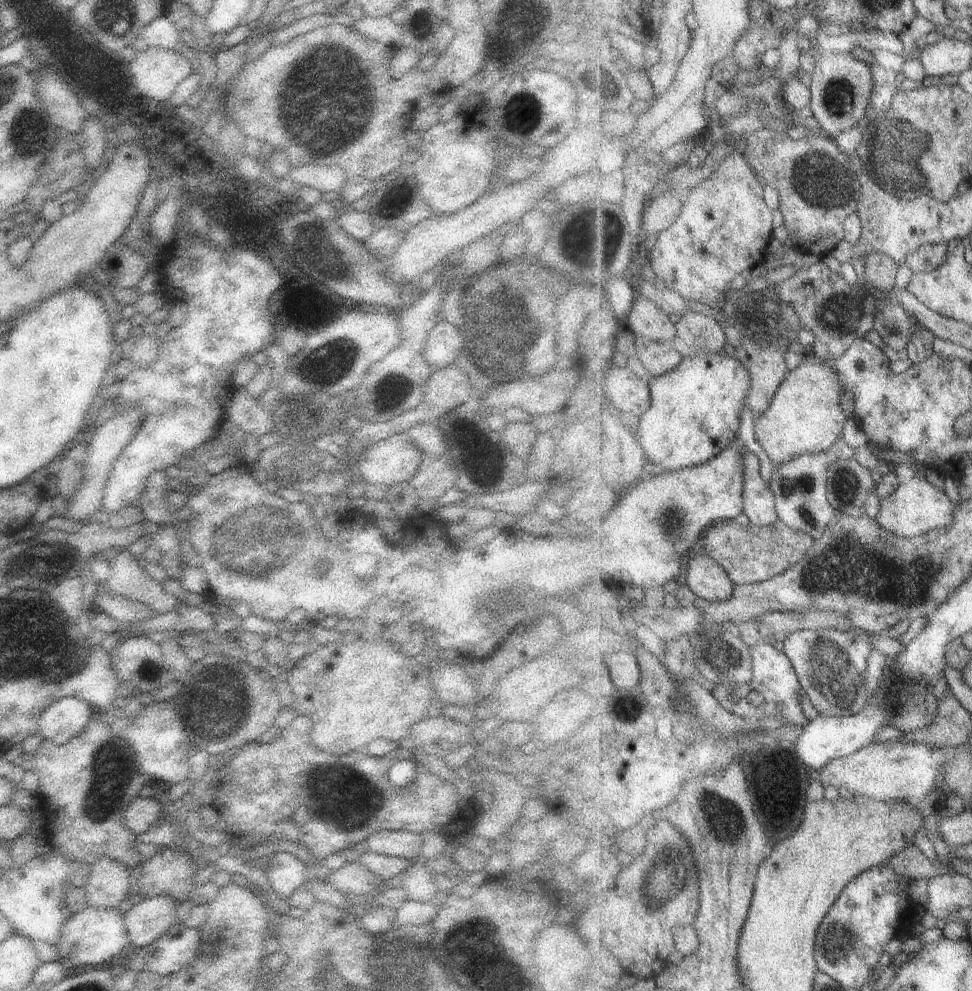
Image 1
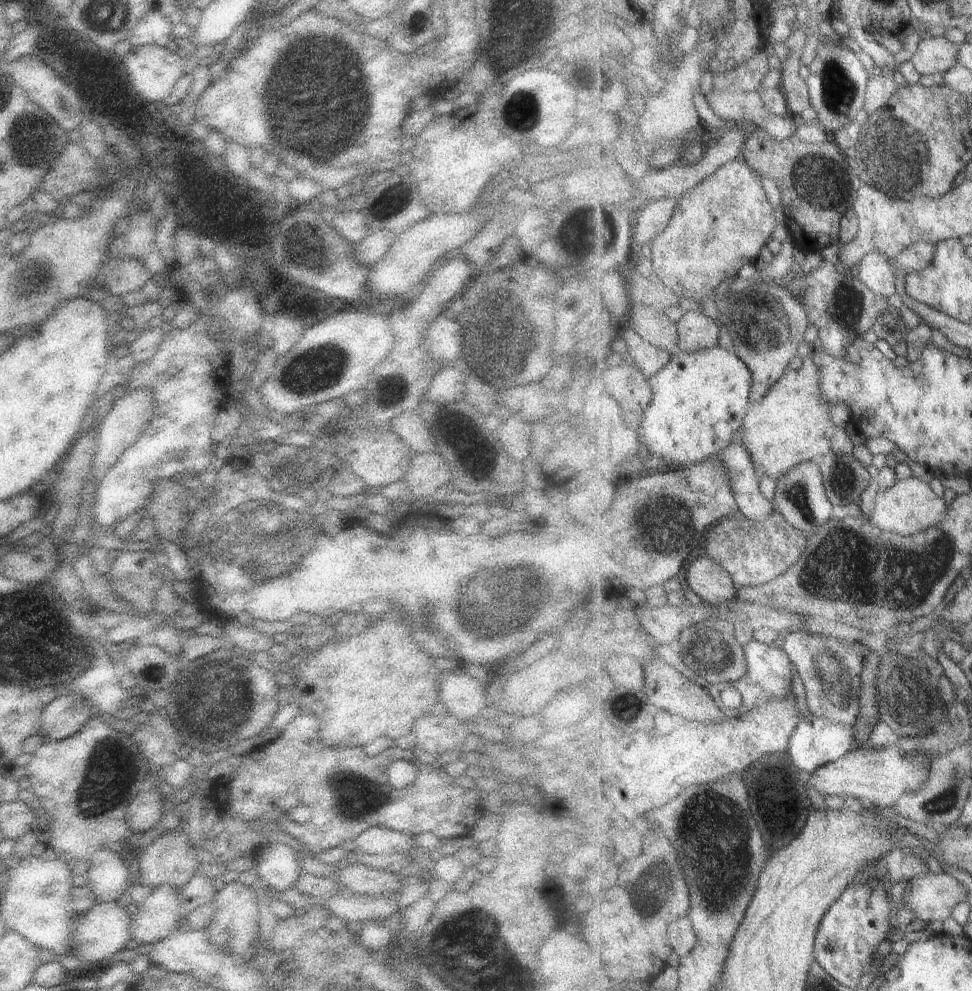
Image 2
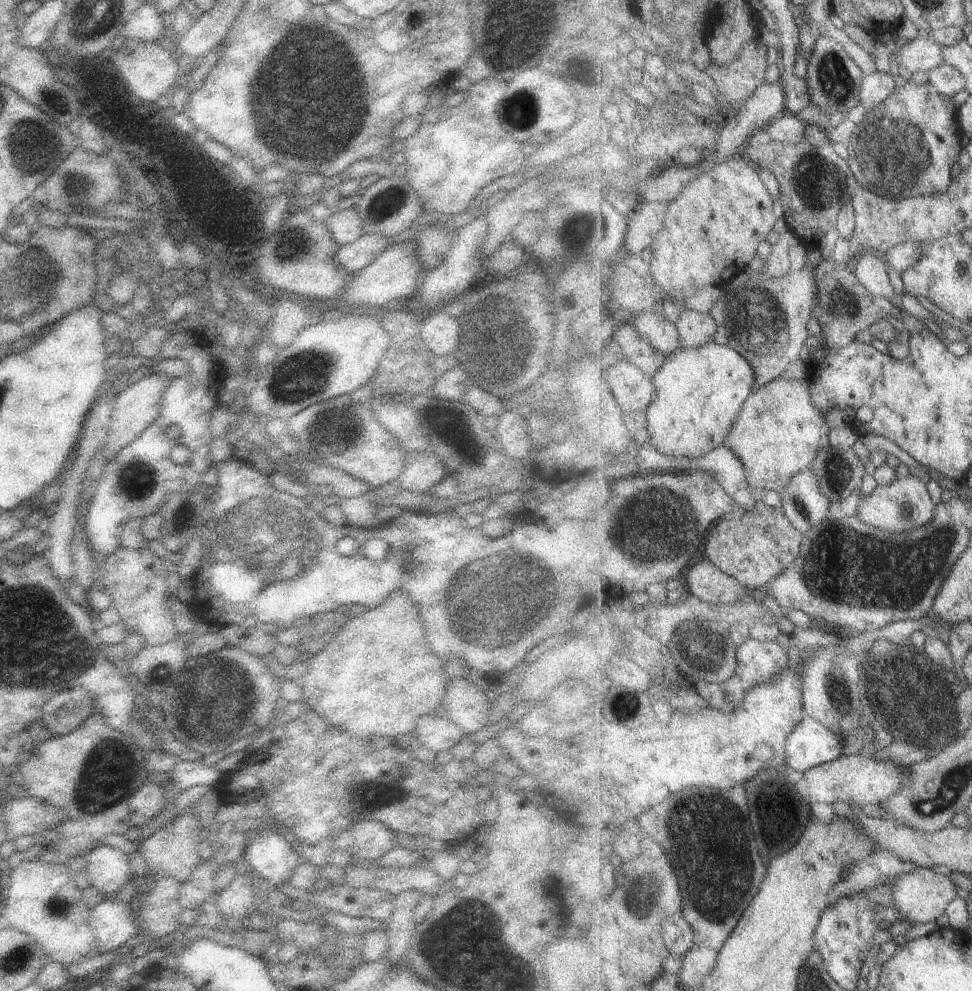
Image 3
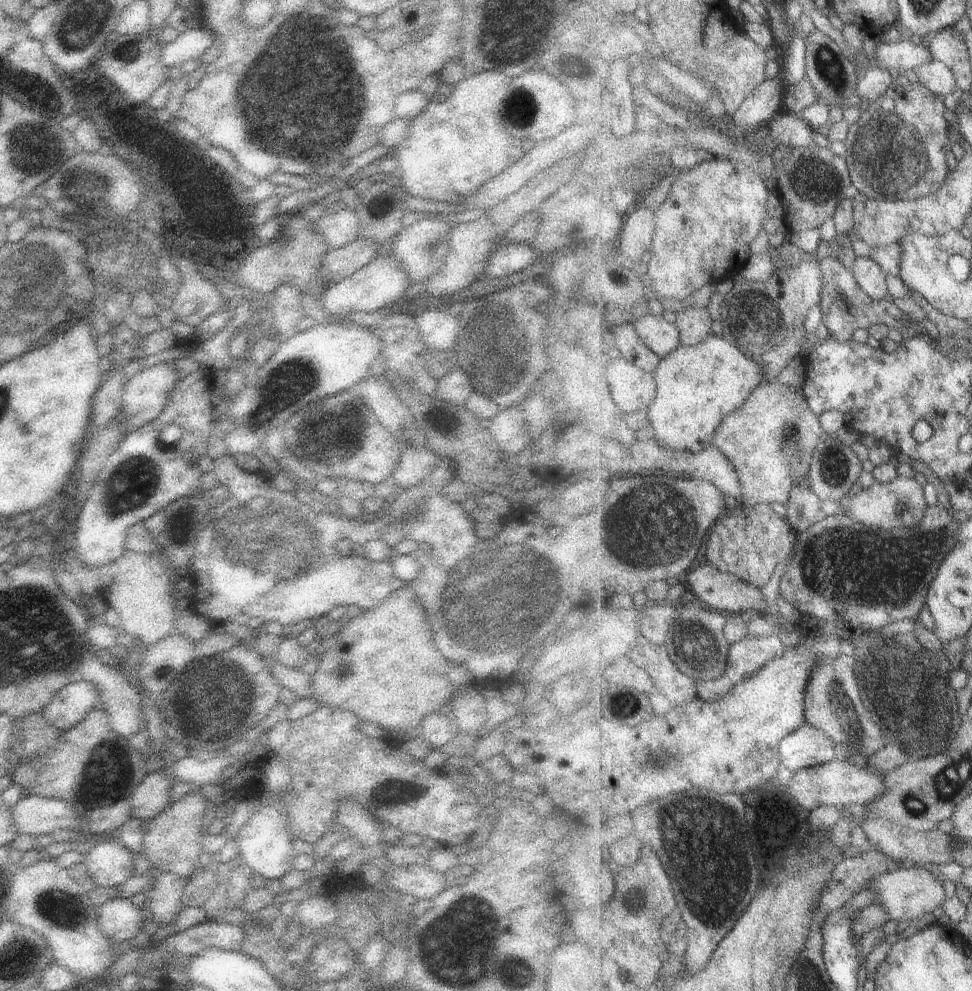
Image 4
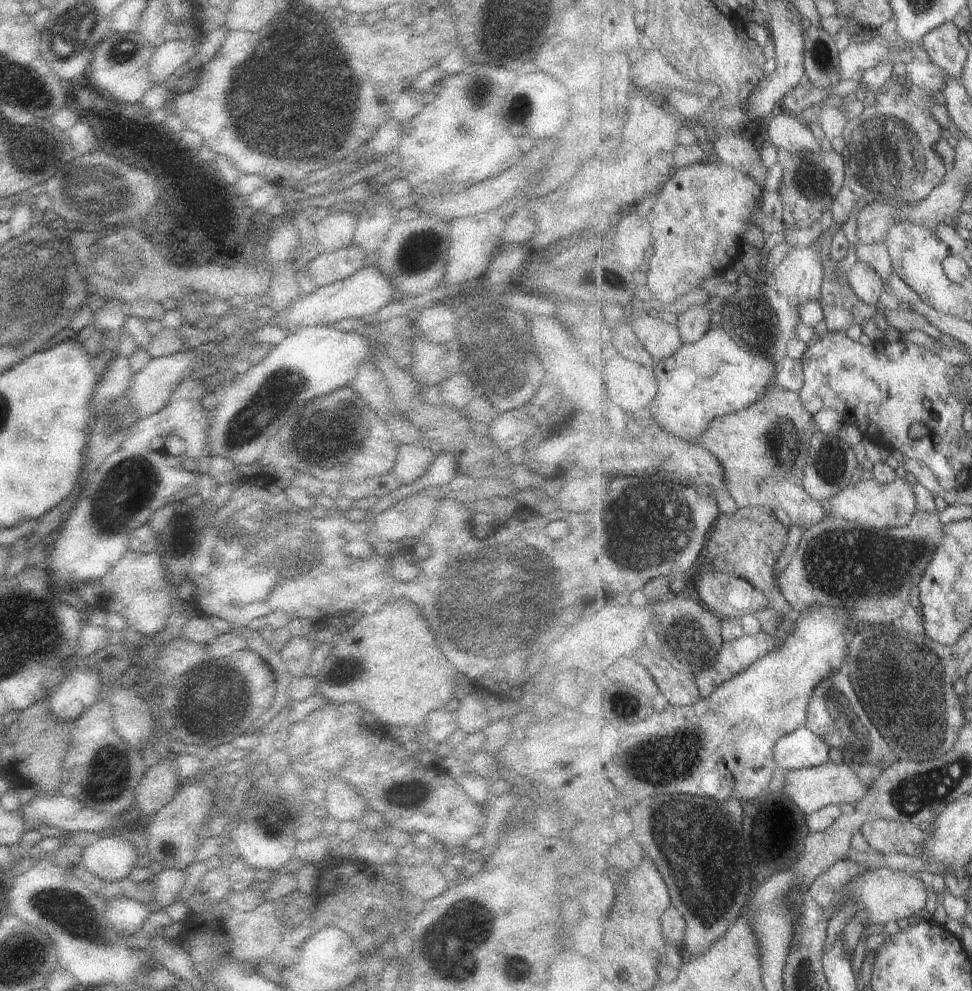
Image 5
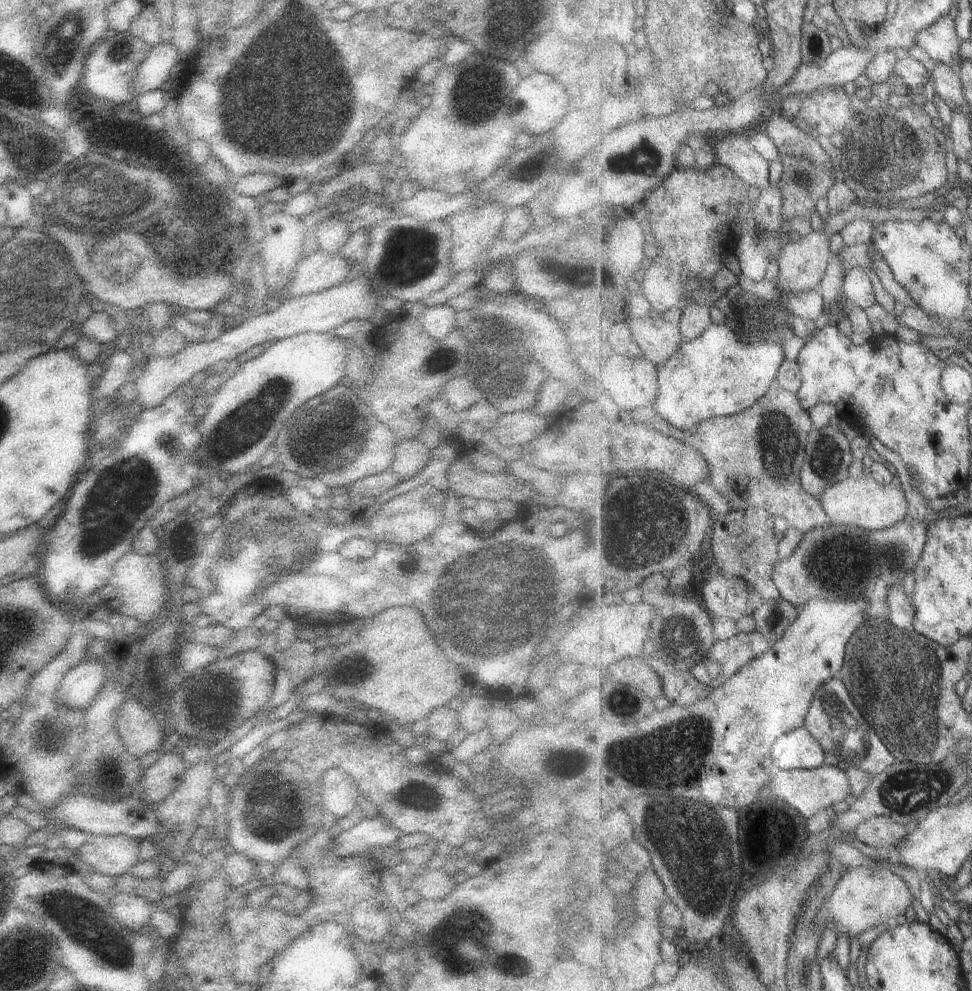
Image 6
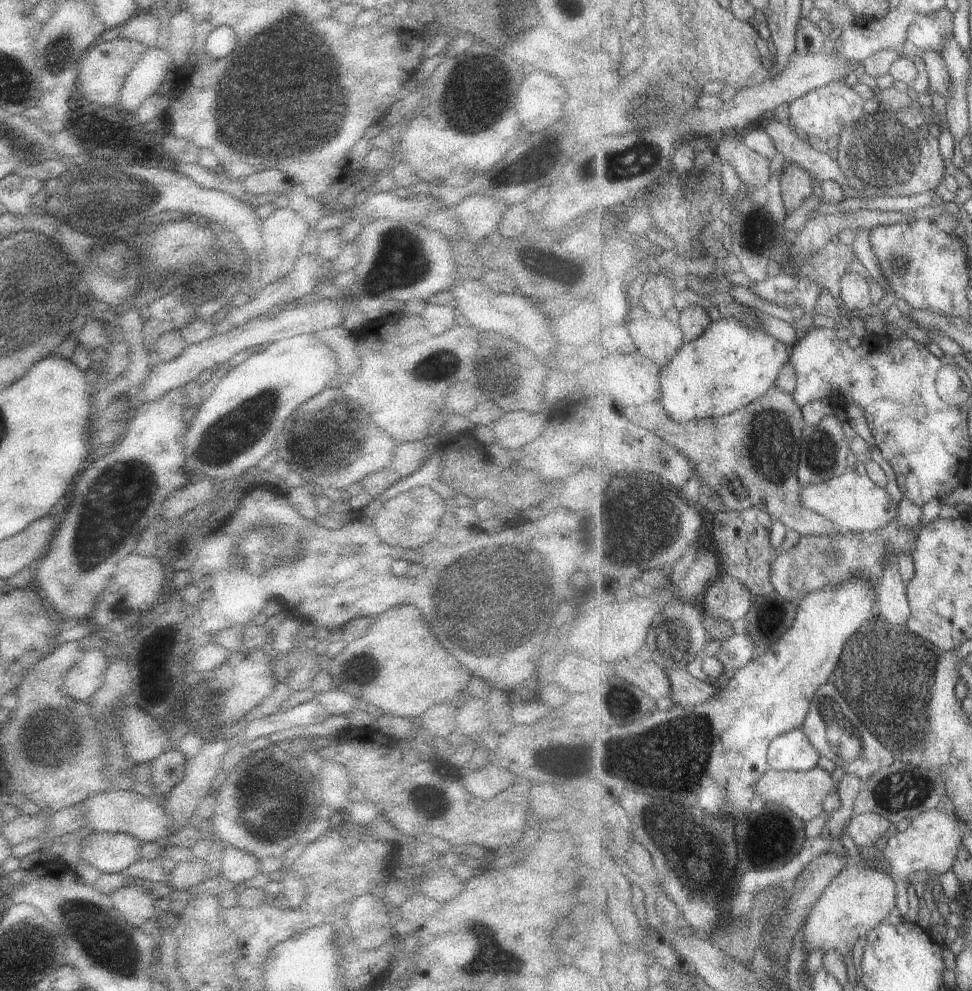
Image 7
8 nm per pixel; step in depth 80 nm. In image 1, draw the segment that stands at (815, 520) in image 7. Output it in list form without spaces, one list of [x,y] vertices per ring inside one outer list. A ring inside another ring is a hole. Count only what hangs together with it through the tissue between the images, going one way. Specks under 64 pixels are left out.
[[[808,356],[797,368],[787,373],[769,408],[759,415],[753,415],[755,439],[773,467],[796,456],[829,451],[835,446],[847,422],[843,393],[839,373],[827,362],[820,363]]]

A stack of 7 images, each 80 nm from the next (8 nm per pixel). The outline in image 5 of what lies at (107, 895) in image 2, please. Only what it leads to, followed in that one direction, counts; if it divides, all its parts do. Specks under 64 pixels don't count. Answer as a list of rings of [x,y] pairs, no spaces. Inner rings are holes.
[[[109,834],[82,849],[80,867],[104,883],[114,883],[130,875],[138,854],[124,834]]]

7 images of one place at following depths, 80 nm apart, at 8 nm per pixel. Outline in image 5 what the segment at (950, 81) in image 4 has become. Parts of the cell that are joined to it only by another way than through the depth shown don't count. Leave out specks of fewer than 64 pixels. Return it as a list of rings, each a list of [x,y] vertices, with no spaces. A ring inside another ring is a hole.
[[[918,58],[902,65],[899,73],[909,76],[911,86],[923,87],[930,93],[943,92],[948,78],[948,72],[943,67]]]

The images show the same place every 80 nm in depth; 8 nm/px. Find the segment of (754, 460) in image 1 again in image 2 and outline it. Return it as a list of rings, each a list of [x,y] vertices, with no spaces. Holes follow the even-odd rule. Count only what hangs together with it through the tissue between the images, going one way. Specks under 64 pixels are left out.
[[[732,442],[711,459],[721,461],[727,467],[735,498],[744,516],[754,521],[767,521],[776,508],[774,501],[761,493],[759,475],[750,450],[741,443]]]

